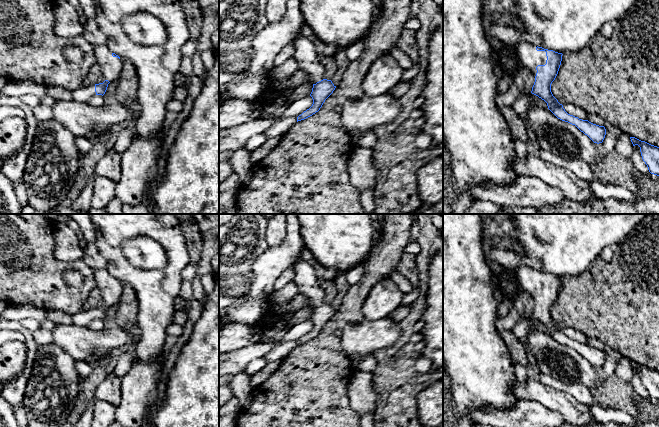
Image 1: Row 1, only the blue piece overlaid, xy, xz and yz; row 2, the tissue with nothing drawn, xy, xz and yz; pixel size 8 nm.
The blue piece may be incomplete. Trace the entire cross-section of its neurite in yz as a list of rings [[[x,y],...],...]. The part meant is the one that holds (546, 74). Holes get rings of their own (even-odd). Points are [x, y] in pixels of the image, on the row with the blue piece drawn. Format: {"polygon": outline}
{"polygon": [[[520,42],[515,50],[520,65],[530,68],[535,75],[531,93],[544,100],[558,119],[575,125],[594,143],[602,143],[606,135],[605,127],[568,114],[551,92],[551,84],[558,74],[563,54],[527,42]]]}

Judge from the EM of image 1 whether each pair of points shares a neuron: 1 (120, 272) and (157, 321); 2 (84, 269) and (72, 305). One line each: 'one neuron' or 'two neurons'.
1: one neuron
2: one neuron

